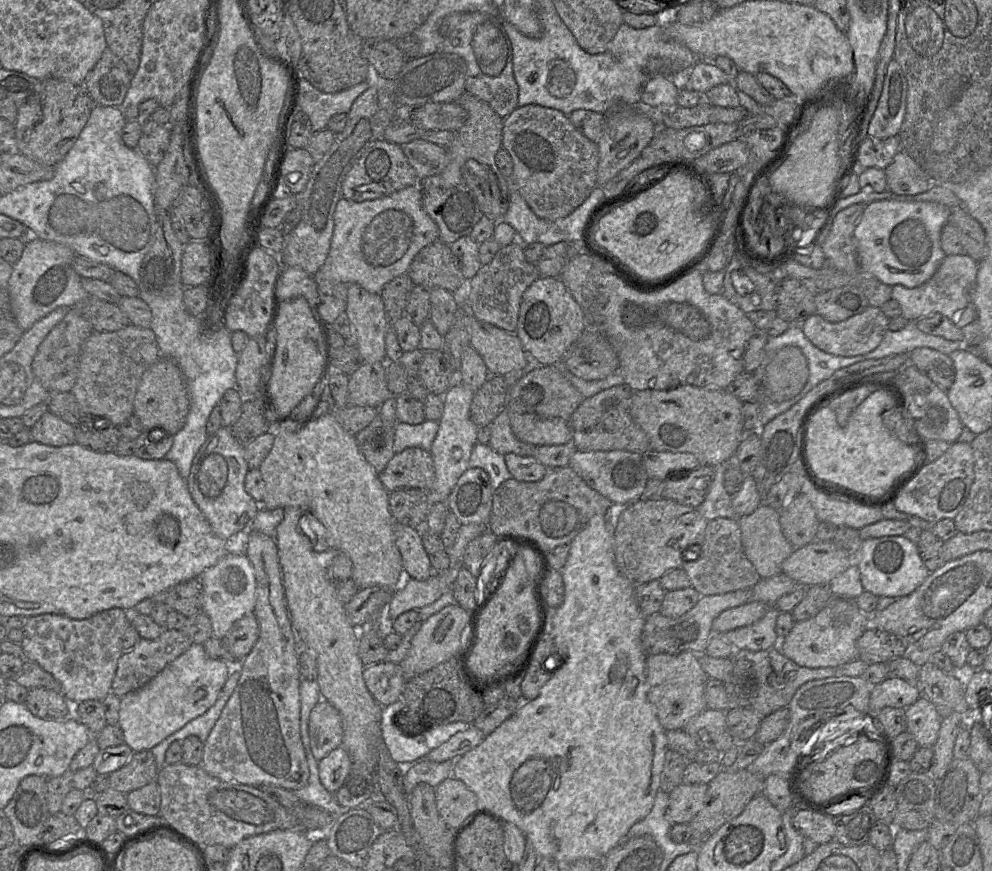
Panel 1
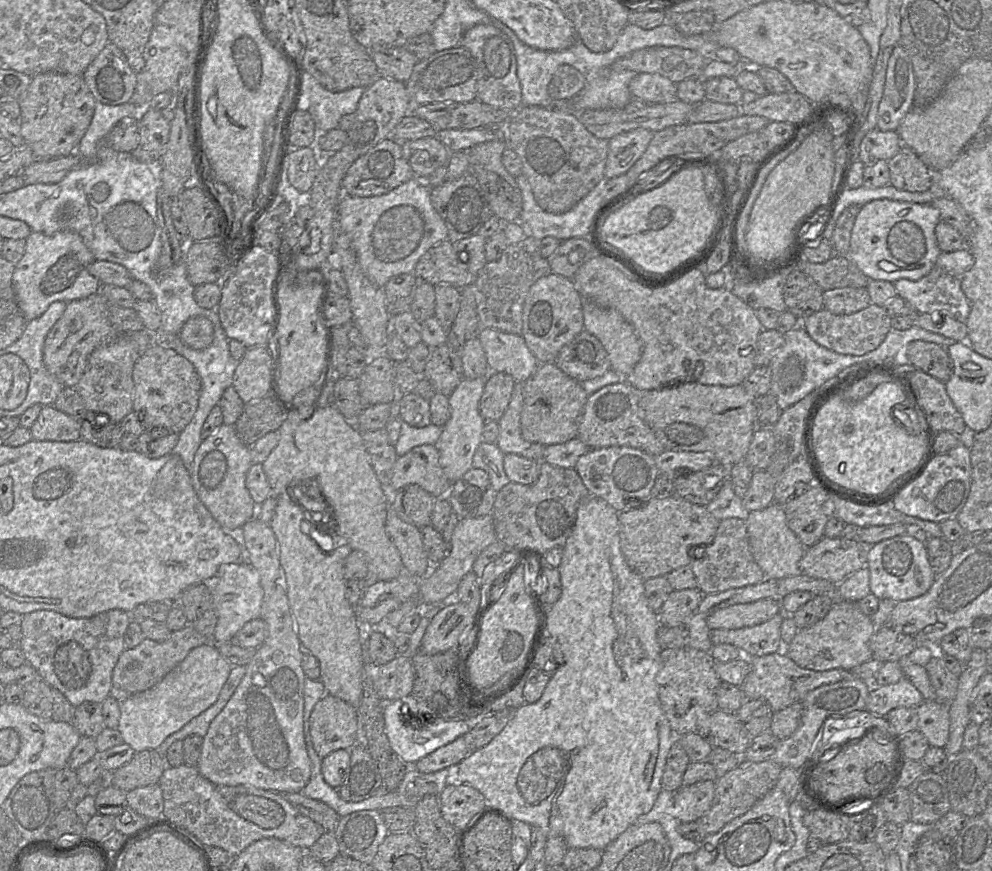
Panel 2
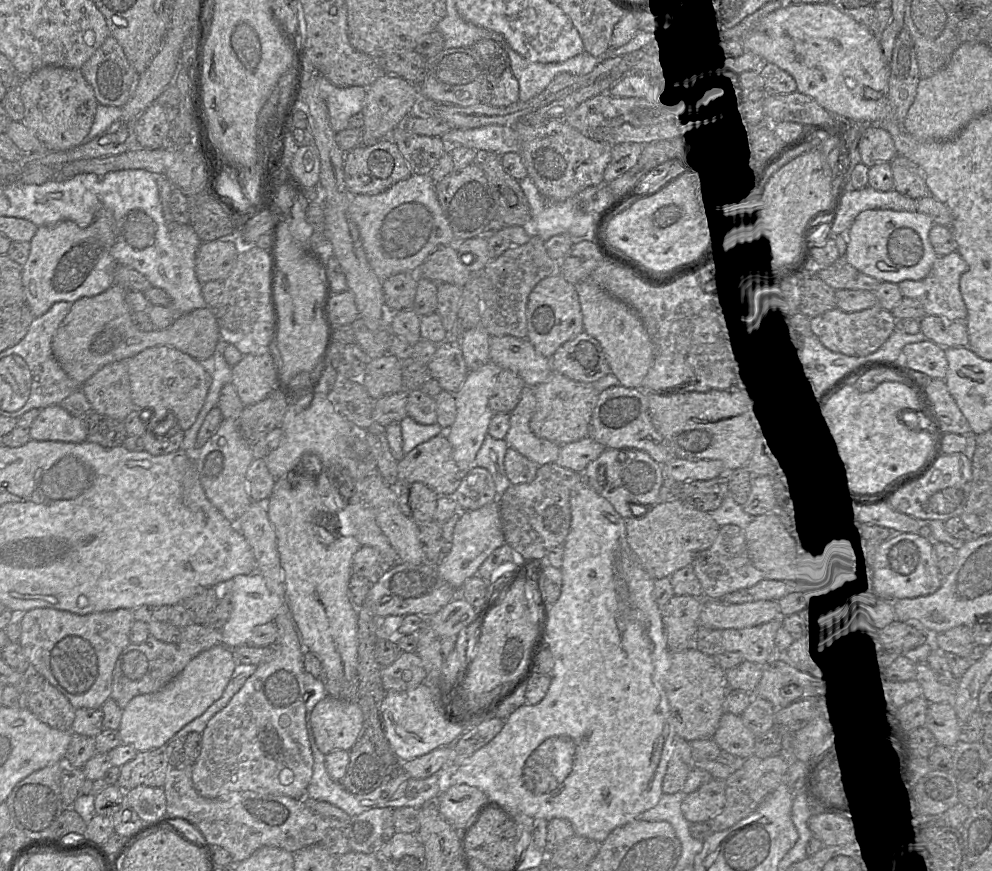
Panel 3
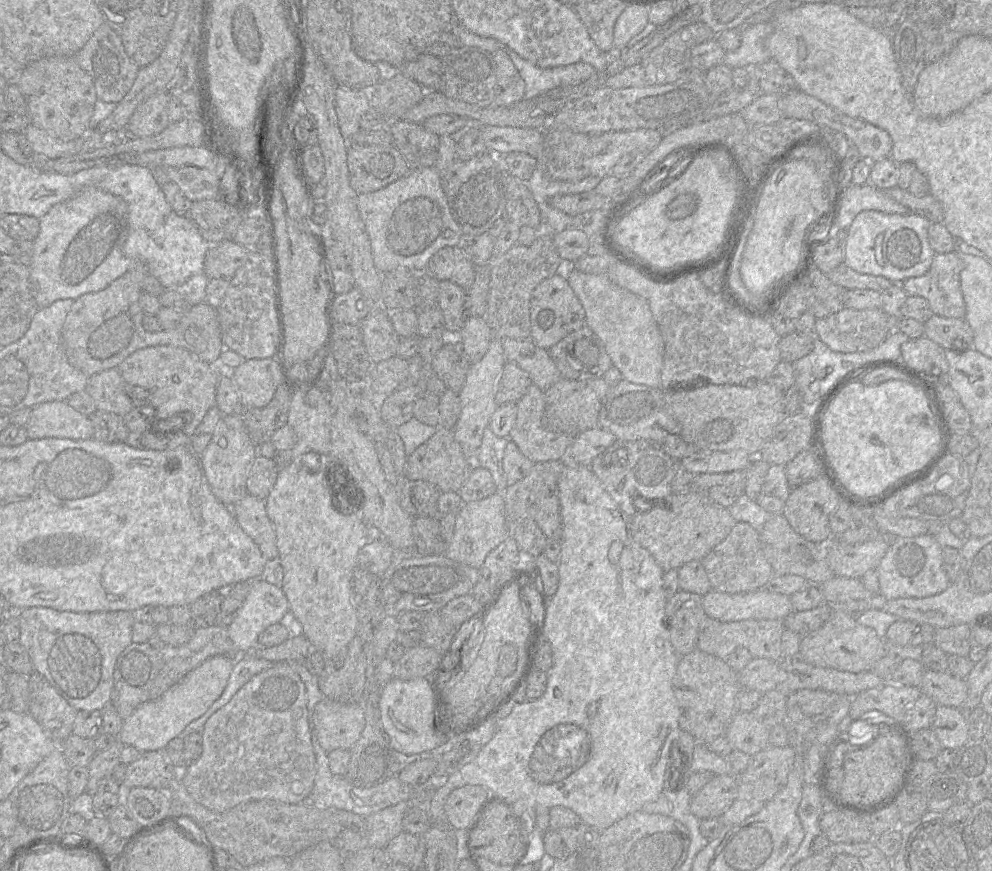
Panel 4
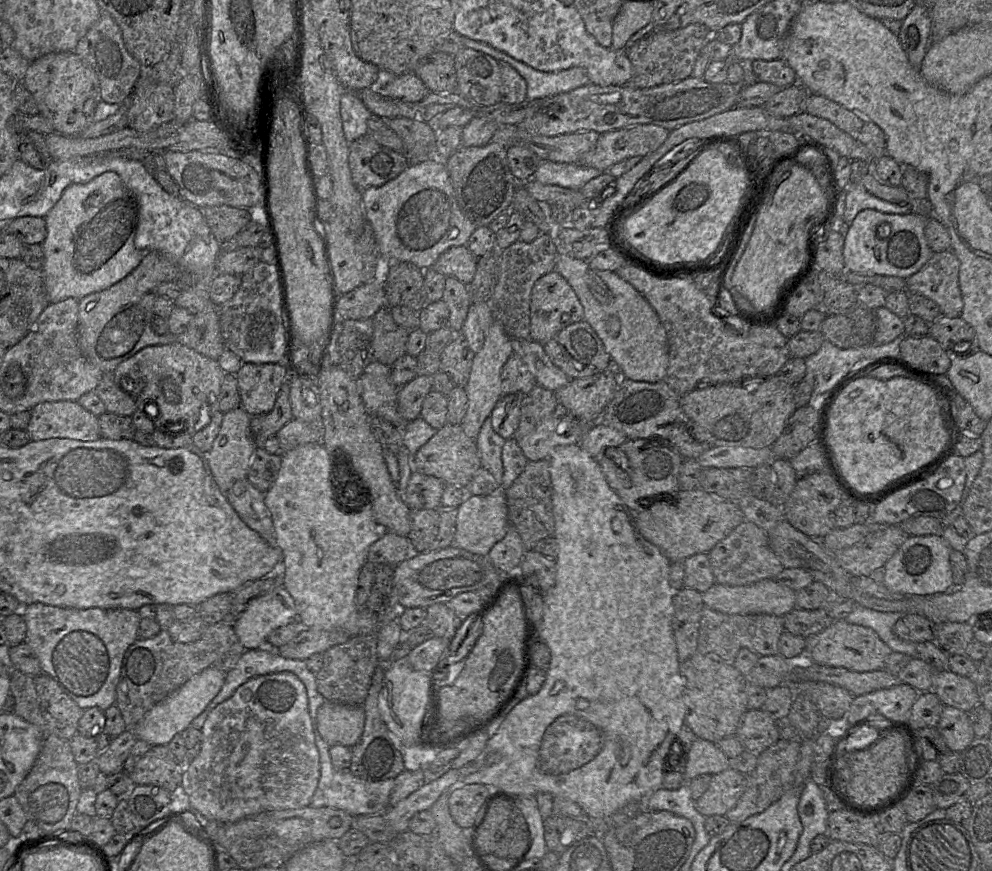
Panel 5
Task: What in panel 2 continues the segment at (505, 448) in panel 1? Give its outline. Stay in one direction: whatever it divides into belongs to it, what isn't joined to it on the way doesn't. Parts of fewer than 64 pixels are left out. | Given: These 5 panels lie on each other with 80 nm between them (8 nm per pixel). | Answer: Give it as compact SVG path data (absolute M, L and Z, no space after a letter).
M516 382L510 403L498 420L499 434L496 444L504 454L513 453L527 459L542 461L546 446L529 442L521 435L522 388L522 383Z

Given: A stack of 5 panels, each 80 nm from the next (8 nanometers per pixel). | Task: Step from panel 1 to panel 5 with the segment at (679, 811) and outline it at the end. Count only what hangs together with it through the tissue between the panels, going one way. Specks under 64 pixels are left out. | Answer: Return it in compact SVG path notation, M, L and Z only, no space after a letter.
M730 767L711 776L707 790L695 801L695 808L704 817L725 816L744 792L746 776Z

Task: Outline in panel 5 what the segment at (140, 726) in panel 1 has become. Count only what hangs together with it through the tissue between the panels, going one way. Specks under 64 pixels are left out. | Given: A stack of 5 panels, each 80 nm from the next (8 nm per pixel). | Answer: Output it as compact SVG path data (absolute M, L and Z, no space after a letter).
M207 668L191 677L166 699L150 709L143 719L131 729L137 739L150 746L167 745L176 734L181 734L190 727L191 722L199 716L221 690L225 672L217 668Z

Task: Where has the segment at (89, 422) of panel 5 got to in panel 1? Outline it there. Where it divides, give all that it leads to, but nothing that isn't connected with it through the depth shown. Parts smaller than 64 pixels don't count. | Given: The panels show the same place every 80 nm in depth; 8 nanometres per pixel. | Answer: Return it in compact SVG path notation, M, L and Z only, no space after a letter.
M47 411L30 429L34 442L61 447L76 442L73 425Z

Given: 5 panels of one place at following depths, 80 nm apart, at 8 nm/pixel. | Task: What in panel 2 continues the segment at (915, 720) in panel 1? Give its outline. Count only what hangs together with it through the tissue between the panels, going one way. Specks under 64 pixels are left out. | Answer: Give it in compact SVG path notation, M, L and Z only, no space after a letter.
M923 700L916 710L918 730L925 735L930 746L945 748L950 727L948 704L937 700Z

